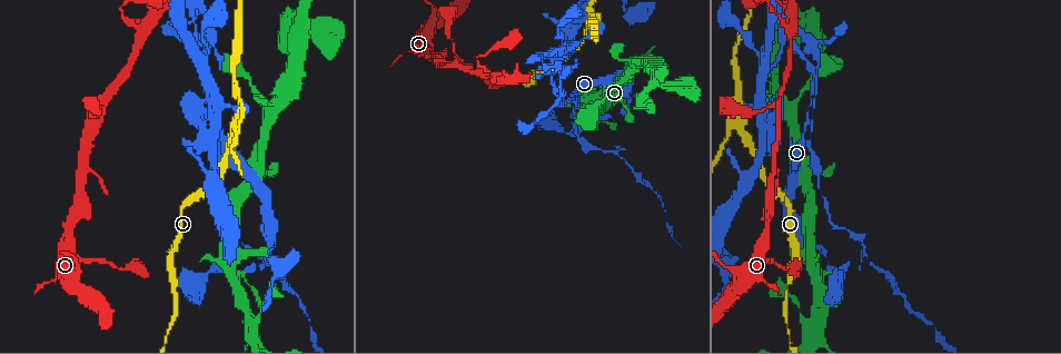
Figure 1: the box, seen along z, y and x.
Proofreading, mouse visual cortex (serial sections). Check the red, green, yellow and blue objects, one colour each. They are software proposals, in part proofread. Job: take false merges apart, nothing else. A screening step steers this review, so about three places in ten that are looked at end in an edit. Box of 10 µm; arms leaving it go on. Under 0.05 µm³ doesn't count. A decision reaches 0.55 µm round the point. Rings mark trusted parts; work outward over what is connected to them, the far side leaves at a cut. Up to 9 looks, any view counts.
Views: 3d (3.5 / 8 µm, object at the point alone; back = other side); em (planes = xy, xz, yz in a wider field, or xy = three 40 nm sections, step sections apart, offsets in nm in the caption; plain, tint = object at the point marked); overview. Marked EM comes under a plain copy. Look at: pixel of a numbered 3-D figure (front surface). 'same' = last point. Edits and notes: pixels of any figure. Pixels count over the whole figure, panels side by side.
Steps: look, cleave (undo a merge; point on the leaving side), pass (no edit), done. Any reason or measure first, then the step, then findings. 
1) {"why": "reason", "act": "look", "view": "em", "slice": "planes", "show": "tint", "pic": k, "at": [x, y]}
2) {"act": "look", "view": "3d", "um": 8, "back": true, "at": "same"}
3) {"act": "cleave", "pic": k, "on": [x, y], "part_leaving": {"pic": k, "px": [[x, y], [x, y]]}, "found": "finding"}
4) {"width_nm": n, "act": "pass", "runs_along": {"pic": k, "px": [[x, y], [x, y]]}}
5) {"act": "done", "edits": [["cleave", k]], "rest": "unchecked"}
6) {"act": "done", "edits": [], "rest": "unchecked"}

{"act": "look", "view": "3d", "um": 3.5, "pic": 1, "at": [454, 62]}

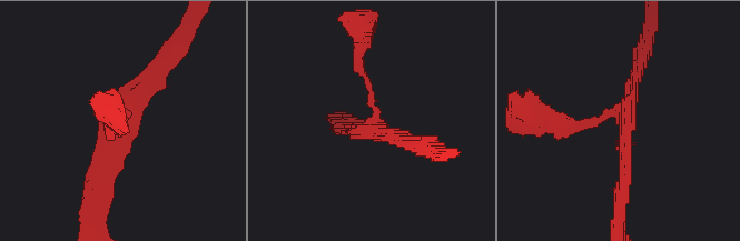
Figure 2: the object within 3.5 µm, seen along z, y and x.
{"act": "look", "view": "em", "slice": "xy", "step": 1, "show": "tint", "pic": 2, "at": [624, 111]}

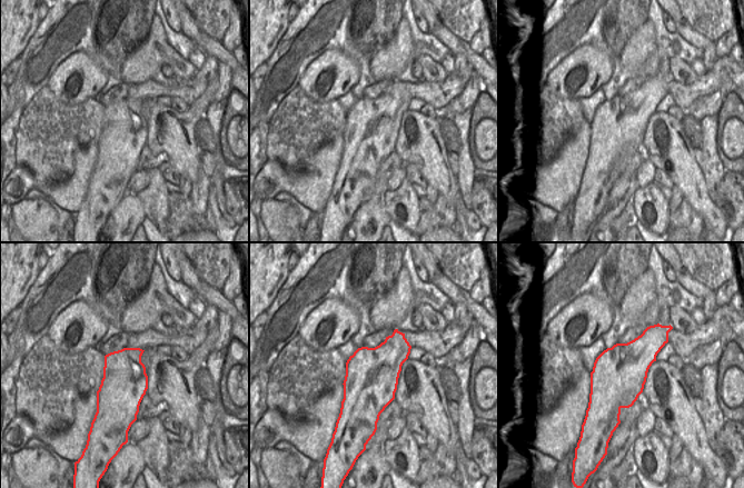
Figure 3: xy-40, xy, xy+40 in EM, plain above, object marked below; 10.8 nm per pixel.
{"why": "another direction", "act": "look", "view": "em", "slice": "xy", "step": 2, "show": "tint", "at": "same"}

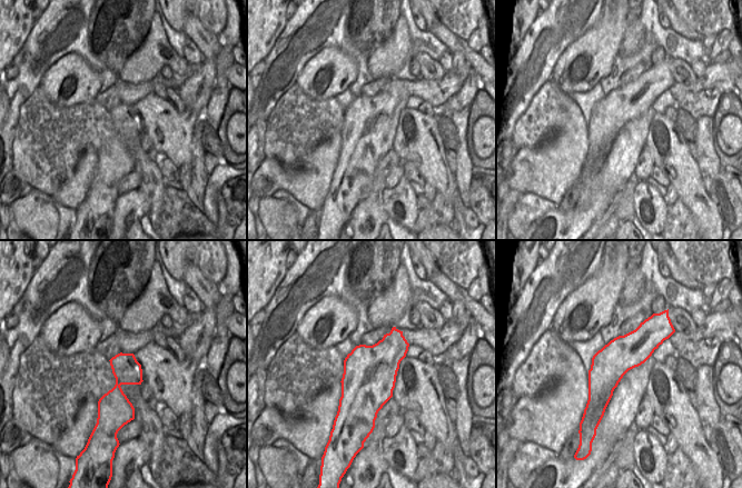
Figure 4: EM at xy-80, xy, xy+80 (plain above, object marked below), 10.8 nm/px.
{"width_nm": 600, "act": "pass", "runs_along": {"pic": 4, "px": [[647, 326], [604, 375], [597, 406]]}, "found": "one cell here"}

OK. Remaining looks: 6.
{"why": "thin neck", "act": "look", "view": "3d", "um": 3.5, "pic": 1, "at": [260, 258]}

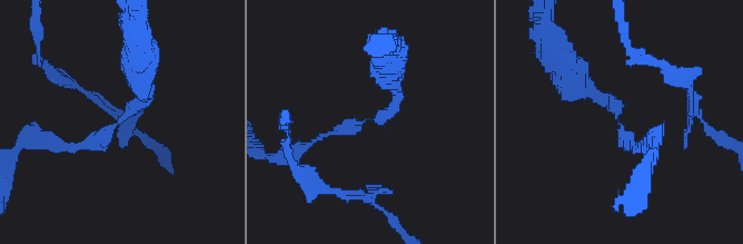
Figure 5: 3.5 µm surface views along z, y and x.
{"arm_widths_nm": [100, 150], "why": "shape alone is not enough", "act": "look", "view": "em", "slice": "planes", "show": "tint", "pic": 5, "at": [619, 124]}

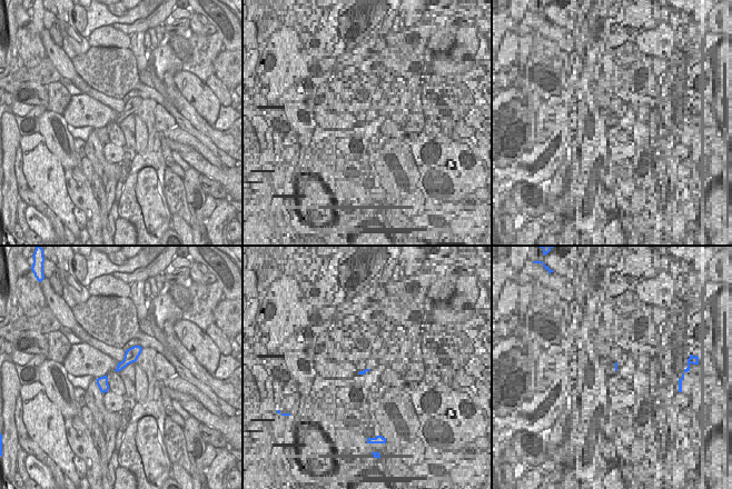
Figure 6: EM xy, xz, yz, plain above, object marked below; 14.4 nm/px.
{"width_nm": 160, "act": "pass", "runs_along": {"pic": 5, "px": [[141, 85], [149, 99], [108, 136], [57, 147]]}, "found": "continuous, no second cell"}

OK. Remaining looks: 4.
{"why": "three arms meet", "act": "look", "view": "3d", "um": 8, "pic": 1, "at": [626, 75]}

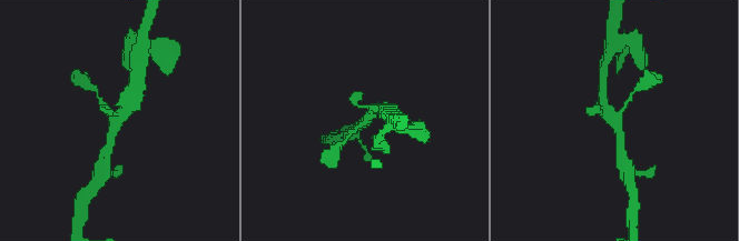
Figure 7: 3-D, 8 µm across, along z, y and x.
{"why": "closer look", "act": "look", "view": "3d", "um": 3.5, "at": "same"}

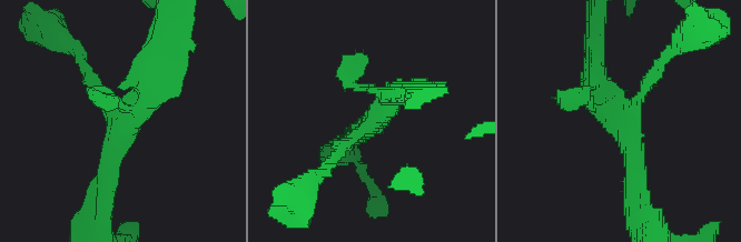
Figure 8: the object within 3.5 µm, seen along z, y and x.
{"act": "pass", "runs_along": {"pic": 8, "px": [[102, 191], [150, 61]]}, "found": "continuous, no second cell"}

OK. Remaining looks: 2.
{"act": "done", "edits": [], "rest": "unchecked"}

